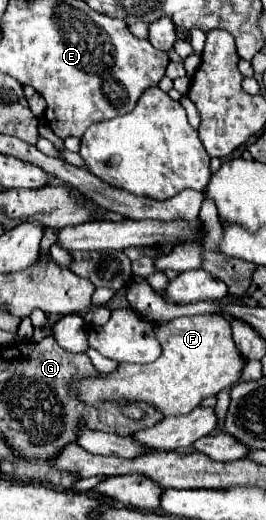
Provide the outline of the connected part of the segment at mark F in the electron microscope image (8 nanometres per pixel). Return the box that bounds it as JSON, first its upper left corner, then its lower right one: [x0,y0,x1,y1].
[78,315,246,415]

